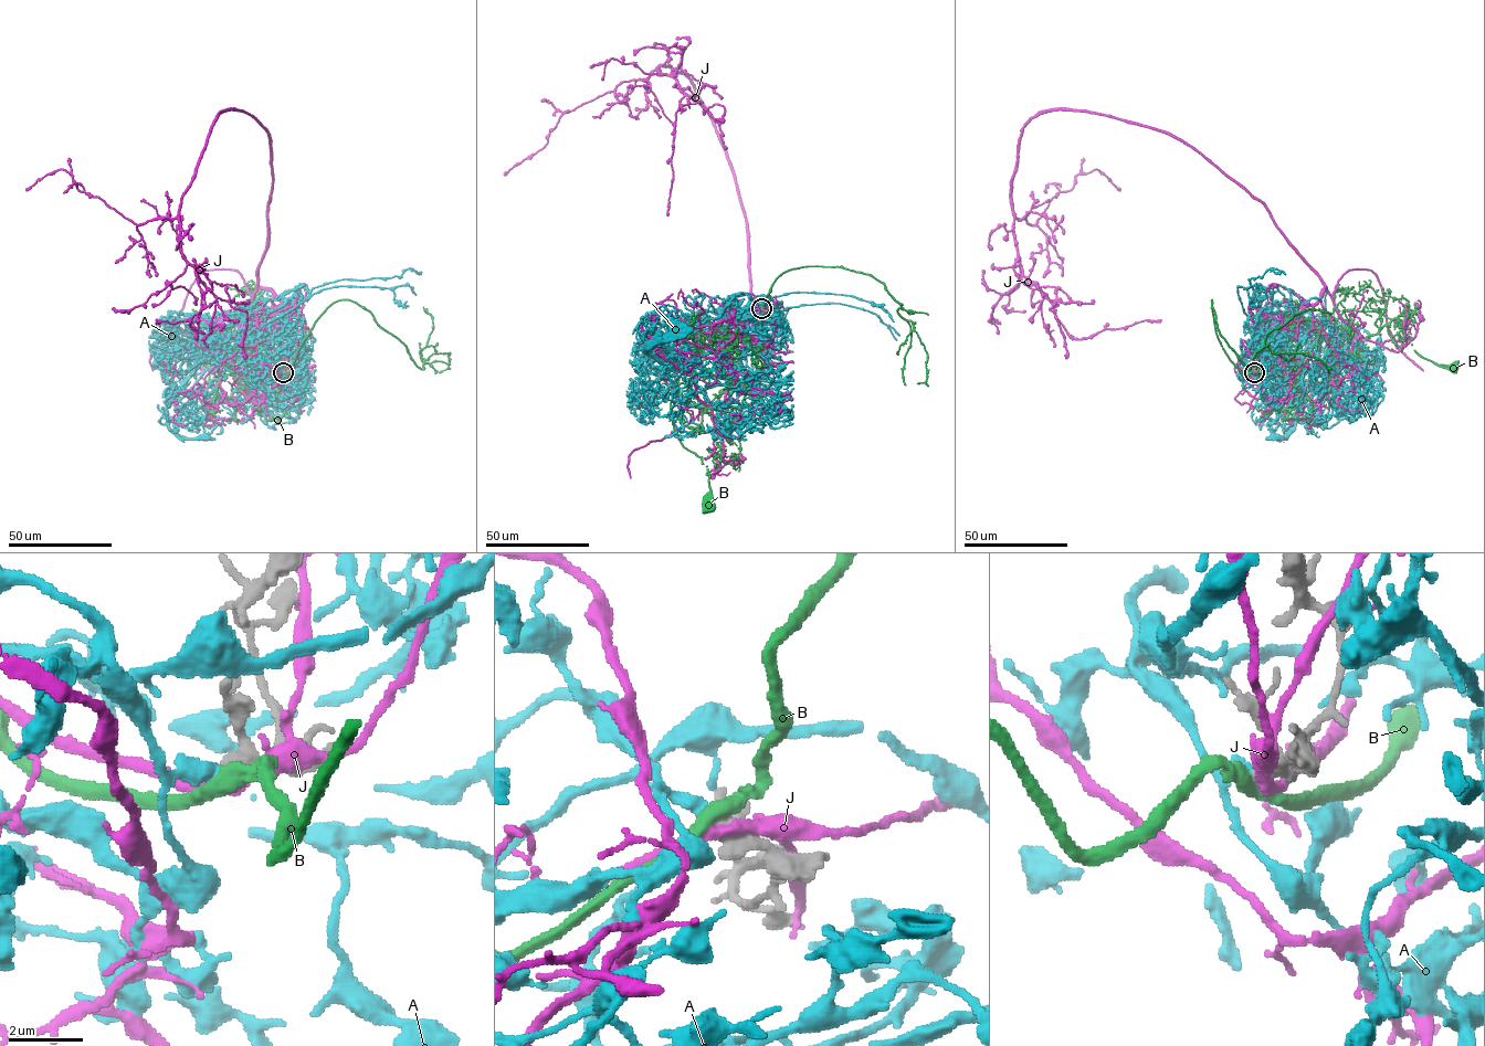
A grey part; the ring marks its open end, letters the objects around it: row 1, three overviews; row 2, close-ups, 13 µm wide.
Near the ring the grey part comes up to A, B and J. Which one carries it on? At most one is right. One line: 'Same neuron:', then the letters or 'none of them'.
Same neuron: A

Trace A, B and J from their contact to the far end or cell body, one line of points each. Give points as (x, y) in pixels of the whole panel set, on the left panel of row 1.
A: (283, 372), (274, 362), (249, 359), (250, 329), (218, 338), (167, 405), (169, 428), (202, 437)
B: (283, 372), (271, 370), (259, 354), (264, 307), (198, 324), (192, 309), (222, 333), (230, 367)
J: (284, 372), (271, 140), (243, 111), (182, 194), (190, 319)

